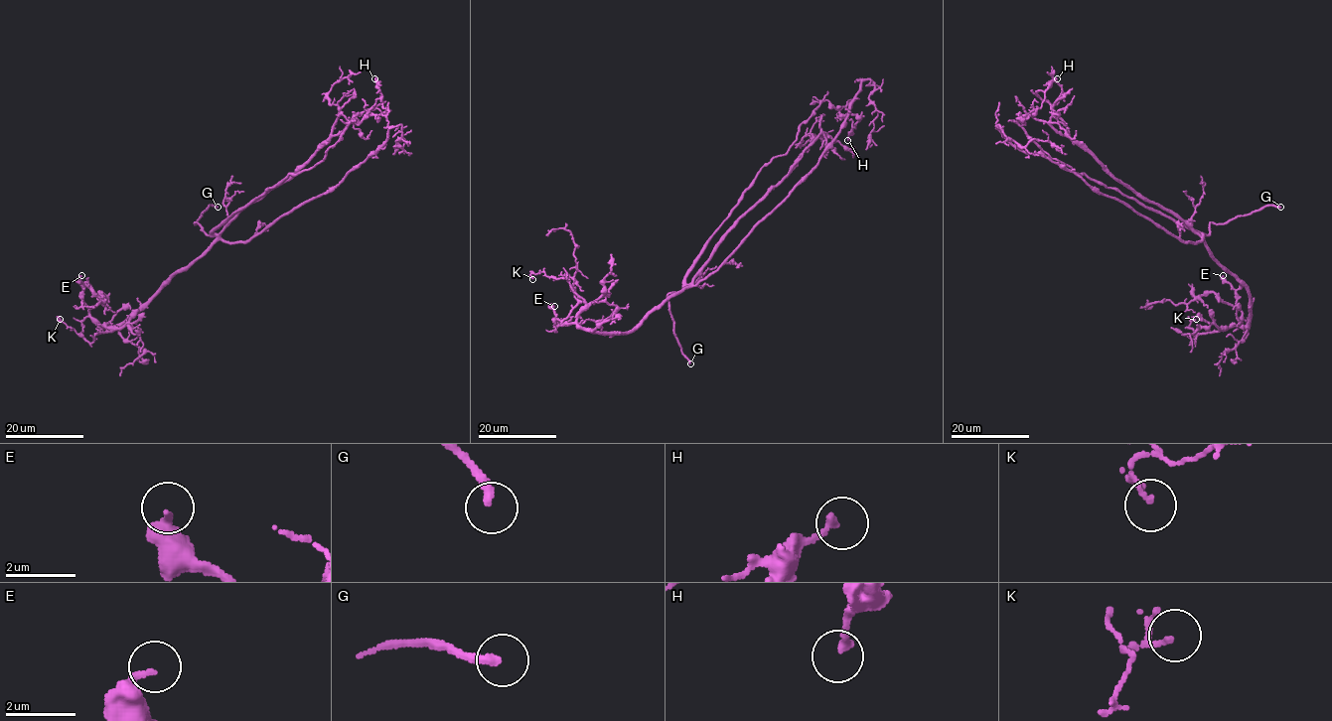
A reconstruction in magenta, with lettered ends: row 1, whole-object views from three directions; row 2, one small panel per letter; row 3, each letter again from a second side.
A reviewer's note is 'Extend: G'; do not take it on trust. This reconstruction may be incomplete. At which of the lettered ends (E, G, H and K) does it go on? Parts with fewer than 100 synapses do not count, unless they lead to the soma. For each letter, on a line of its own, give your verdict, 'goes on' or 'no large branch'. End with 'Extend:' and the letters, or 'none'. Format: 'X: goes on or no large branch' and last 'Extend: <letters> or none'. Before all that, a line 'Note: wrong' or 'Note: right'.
Note: right
E: no large branch
G: goes on
H: no large branch
K: no large branch
Extend: G

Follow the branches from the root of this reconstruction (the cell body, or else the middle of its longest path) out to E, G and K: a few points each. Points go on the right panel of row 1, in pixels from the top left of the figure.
E: (1193, 242), (1203, 240), (1210, 253), (1247, 289), (1250, 321), (1245, 326), (1241, 325), (1236, 291), (1223, 275)
G: (1193, 242), (1198, 242), (1209, 233), (1210, 222), (1228, 222), (1268, 205), (1280, 207)
K: (1193, 242), (1203, 240), (1250, 296), (1245, 326), (1199, 333), (1195, 343), (1189, 325), (1196, 319)

